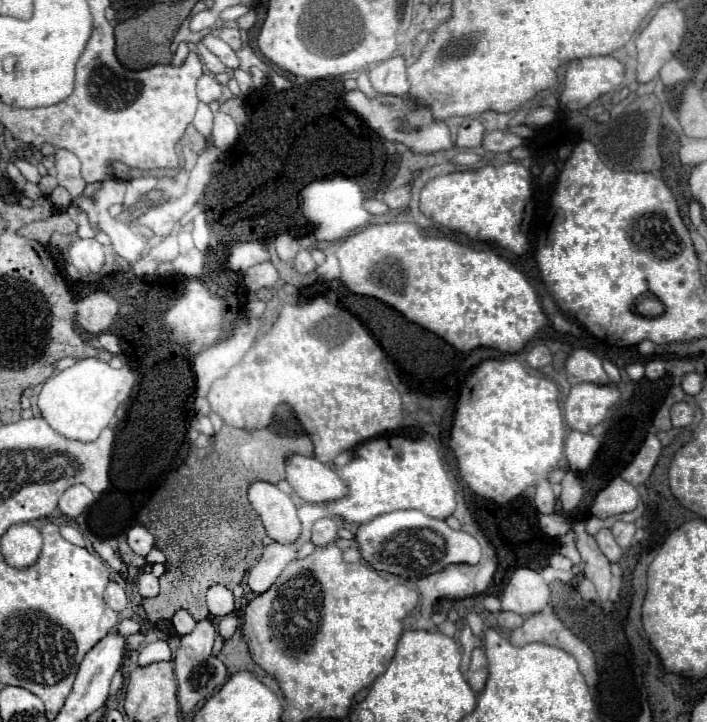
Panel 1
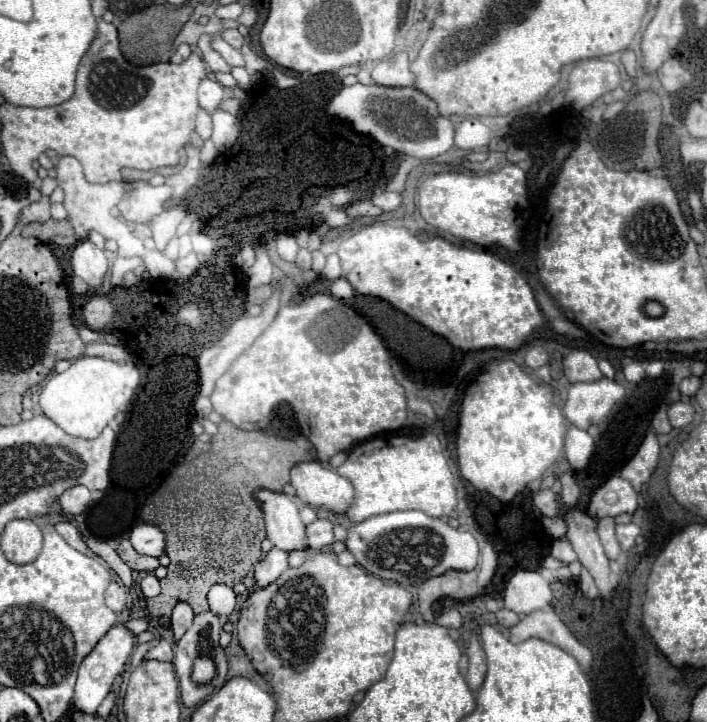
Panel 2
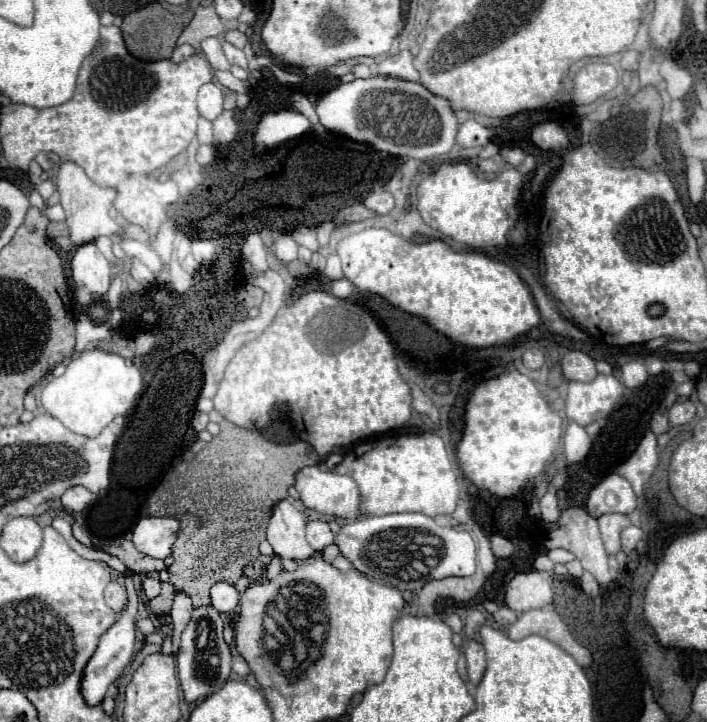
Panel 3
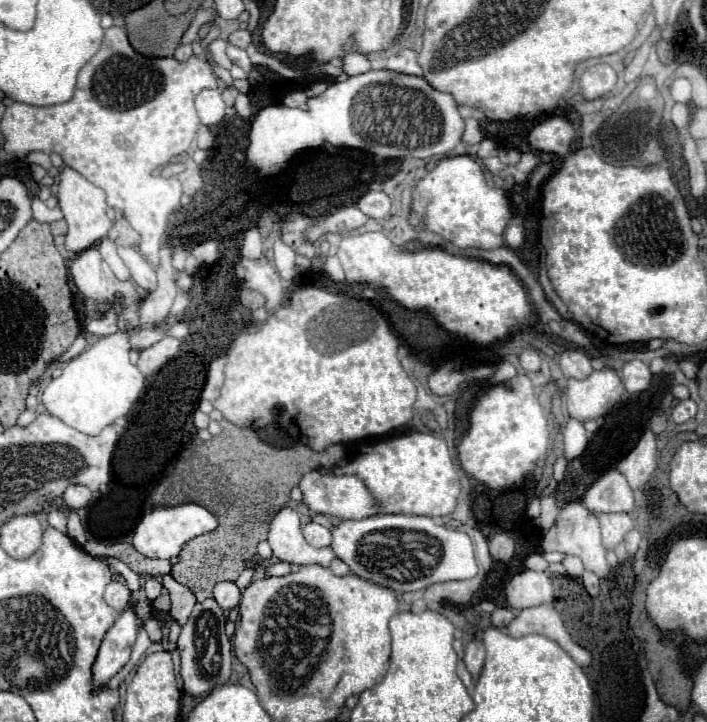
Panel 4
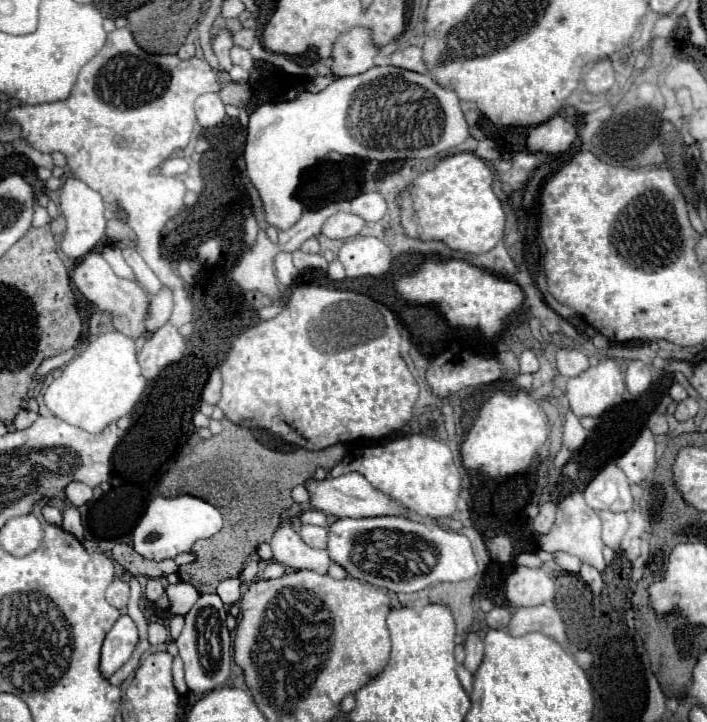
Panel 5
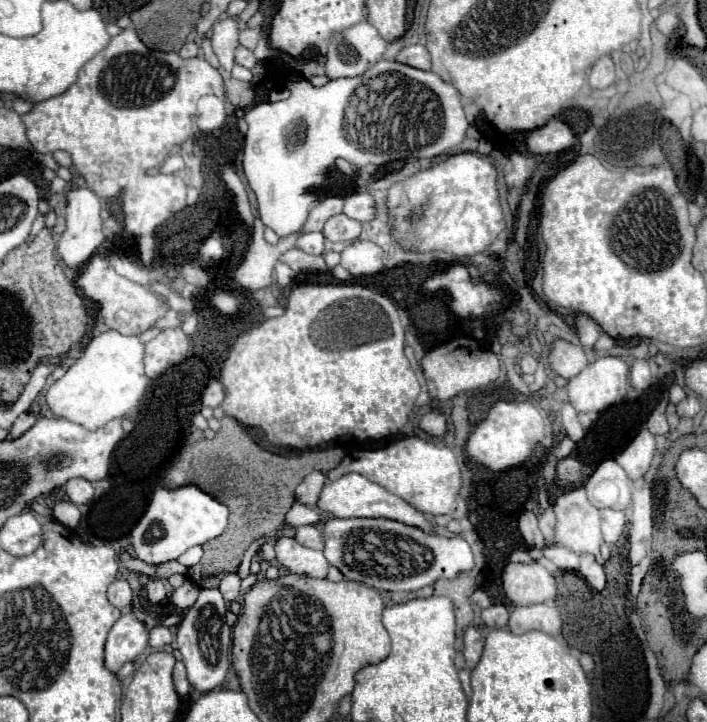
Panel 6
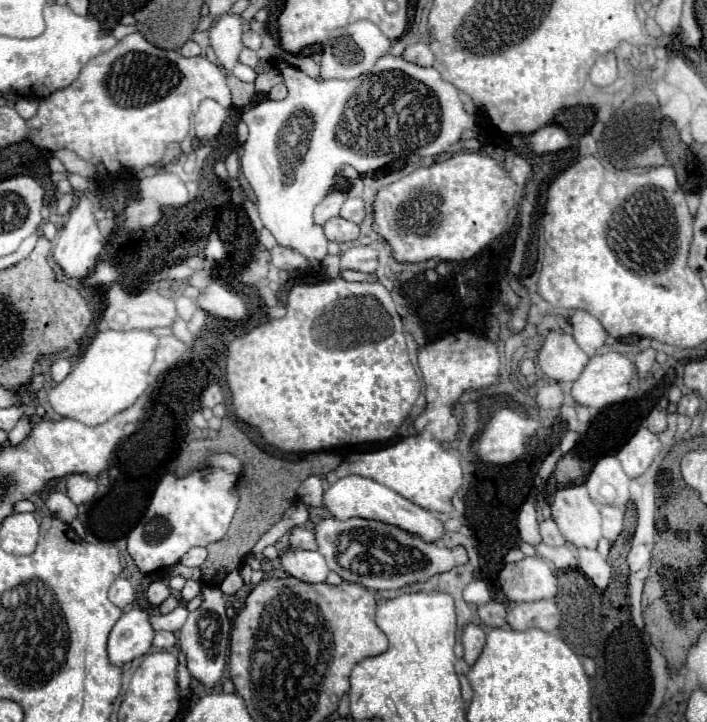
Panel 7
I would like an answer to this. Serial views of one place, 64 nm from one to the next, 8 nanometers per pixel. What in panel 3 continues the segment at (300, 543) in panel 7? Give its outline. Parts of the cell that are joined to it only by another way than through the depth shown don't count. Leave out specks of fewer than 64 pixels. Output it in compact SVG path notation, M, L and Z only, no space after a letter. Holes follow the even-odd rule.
M308 522L306 540L310 542L312 548L316 548L320 552L322 548L326 548L328 544L334 542L334 534L326 522Z

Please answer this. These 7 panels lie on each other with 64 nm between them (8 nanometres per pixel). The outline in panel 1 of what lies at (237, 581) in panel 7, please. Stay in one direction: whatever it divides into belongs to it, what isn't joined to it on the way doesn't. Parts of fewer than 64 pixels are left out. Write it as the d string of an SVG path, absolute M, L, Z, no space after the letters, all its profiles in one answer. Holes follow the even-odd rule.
M212 586L206 594L206 604L212 616L228 616L234 612L234 596L226 586Z

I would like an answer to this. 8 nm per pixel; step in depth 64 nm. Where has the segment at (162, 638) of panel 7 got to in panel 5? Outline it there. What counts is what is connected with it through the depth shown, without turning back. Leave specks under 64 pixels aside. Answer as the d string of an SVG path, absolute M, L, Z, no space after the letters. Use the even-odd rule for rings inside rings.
M150 622L148 626L148 640L152 646L158 646L158 644L166 644L170 640L170 632L166 626L158 624L158 622Z

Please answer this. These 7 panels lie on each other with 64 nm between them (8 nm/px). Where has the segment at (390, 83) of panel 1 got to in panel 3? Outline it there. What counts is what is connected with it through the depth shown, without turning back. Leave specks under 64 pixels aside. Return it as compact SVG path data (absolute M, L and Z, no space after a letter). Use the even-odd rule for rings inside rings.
M402 50L394 56L388 56L384 60L380 60L374 68L374 74L380 76L396 76L396 78L404 78L404 80L412 80L416 82L420 78L418 70L414 68L414 56L408 50Z

